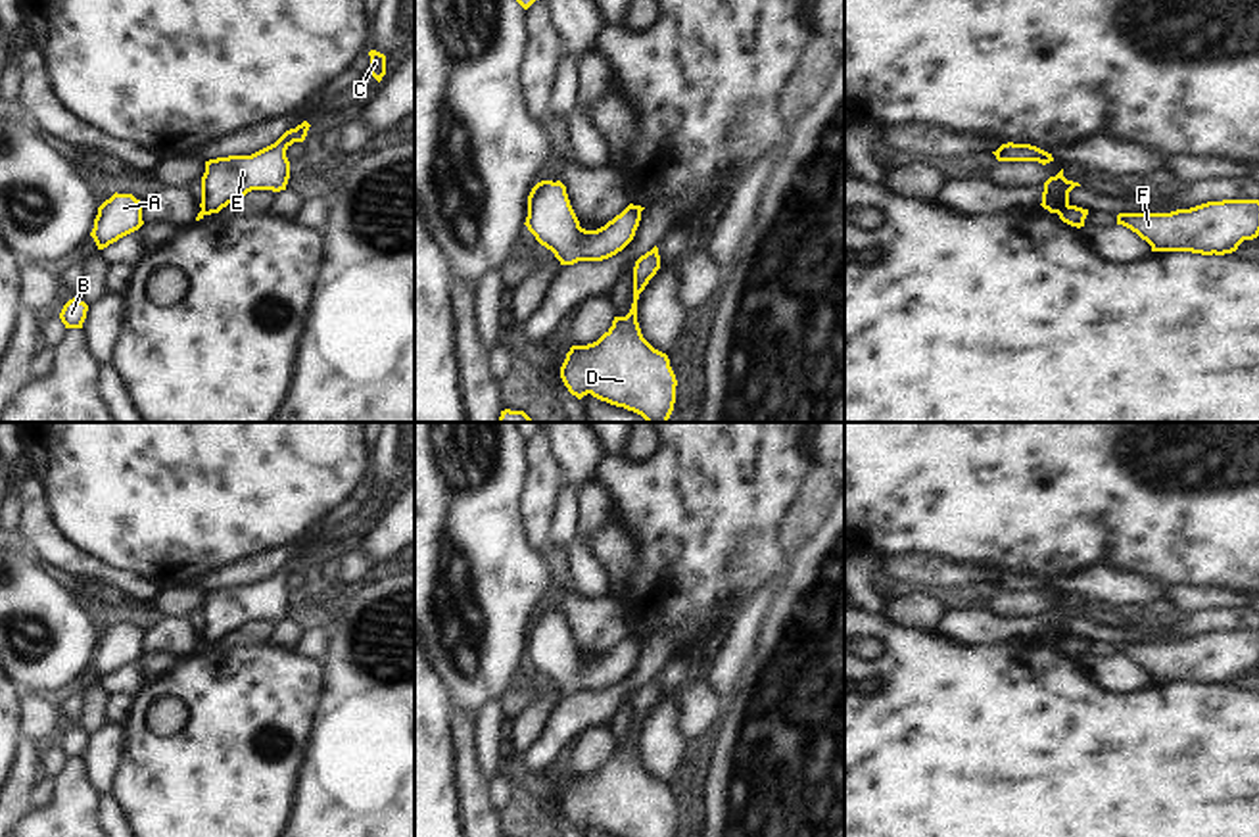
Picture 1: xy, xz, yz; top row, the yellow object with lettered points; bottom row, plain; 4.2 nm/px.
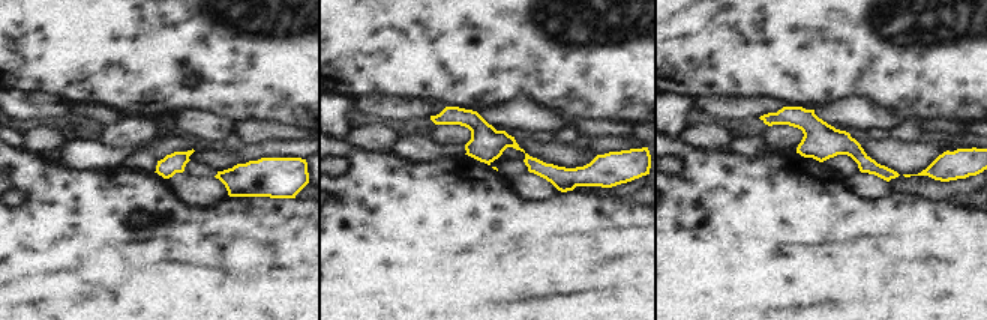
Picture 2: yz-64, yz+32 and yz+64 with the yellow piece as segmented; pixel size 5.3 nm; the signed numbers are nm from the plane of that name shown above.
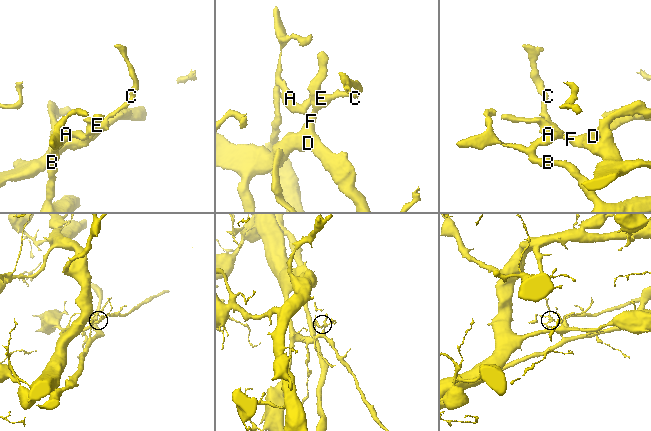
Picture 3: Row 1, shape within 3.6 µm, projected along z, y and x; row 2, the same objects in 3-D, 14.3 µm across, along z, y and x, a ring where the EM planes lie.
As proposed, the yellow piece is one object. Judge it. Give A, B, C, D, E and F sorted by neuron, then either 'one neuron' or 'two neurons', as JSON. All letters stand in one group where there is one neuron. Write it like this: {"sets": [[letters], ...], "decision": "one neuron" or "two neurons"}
{"sets": [["A", "B"], ["C", "D", "E", "F"]], "decision": "two neurons"}

